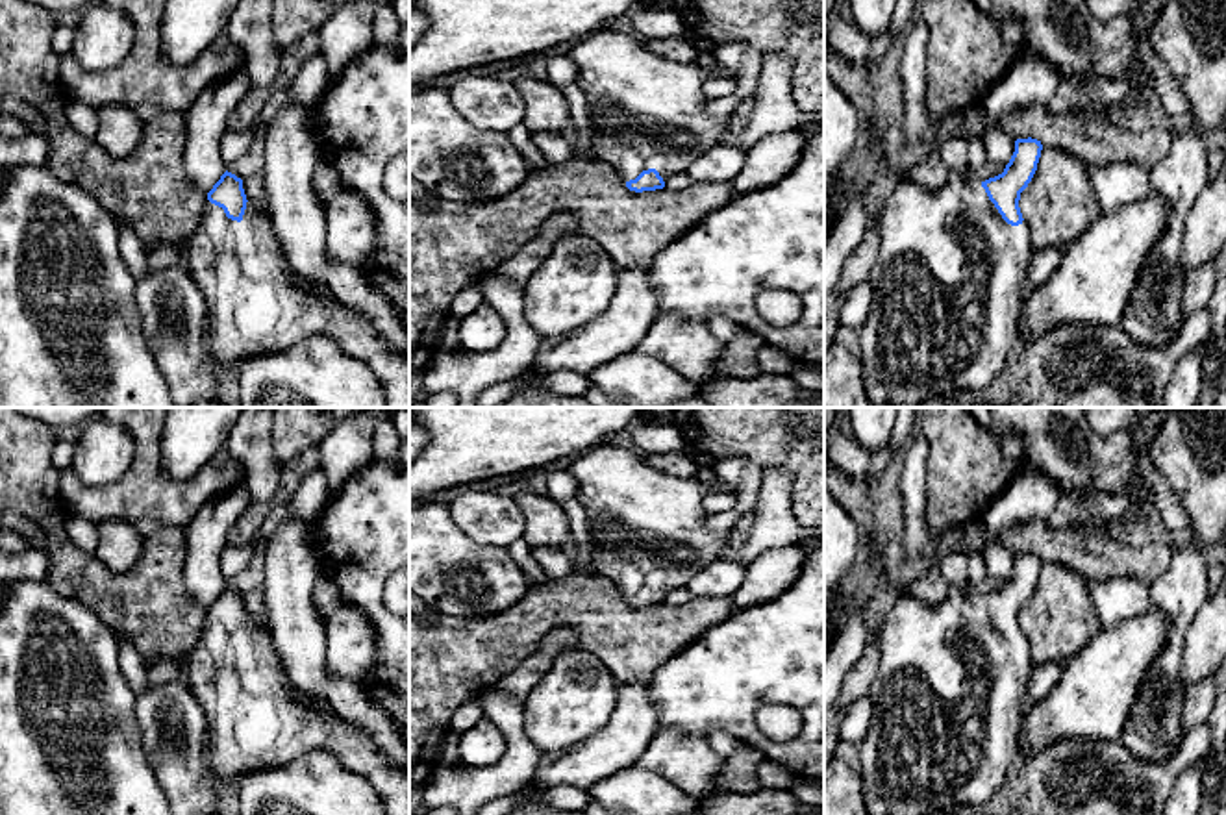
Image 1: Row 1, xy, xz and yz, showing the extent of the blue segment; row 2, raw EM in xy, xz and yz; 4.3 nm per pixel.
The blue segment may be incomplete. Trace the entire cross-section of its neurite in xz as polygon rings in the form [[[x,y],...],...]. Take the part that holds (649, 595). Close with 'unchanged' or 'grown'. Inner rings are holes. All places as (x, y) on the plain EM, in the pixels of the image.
[[[598,445],[580,454],[569,472],[578,483],[576,498],[591,522],[593,561],[589,572],[611,580],[630,606],[663,604],[669,591],[685,587],[706,565],[720,559],[732,545],[730,533],[711,532],[704,524],[709,515],[704,508],[704,498],[711,487],[698,478],[683,480],[665,474],[630,450],[611,445]]]; grown

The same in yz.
[[[1017,554],[1004,587],[982,598],[950,587],[941,604],[900,595],[883,615],[876,635],[880,663],[870,683],[870,726],[859,741],[859,776],[870,815],[948,815],[985,804],[1020,761],[1020,724],[1028,711],[1028,682],[1033,663],[1022,633],[1020,608],[1032,596],[1043,559]]]; grown

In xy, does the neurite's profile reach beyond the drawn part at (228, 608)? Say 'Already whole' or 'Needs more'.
Needs more

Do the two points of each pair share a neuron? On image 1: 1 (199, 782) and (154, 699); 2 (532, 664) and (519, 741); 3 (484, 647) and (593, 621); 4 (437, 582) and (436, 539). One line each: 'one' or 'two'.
1: one
2: two
3: one
4: one

